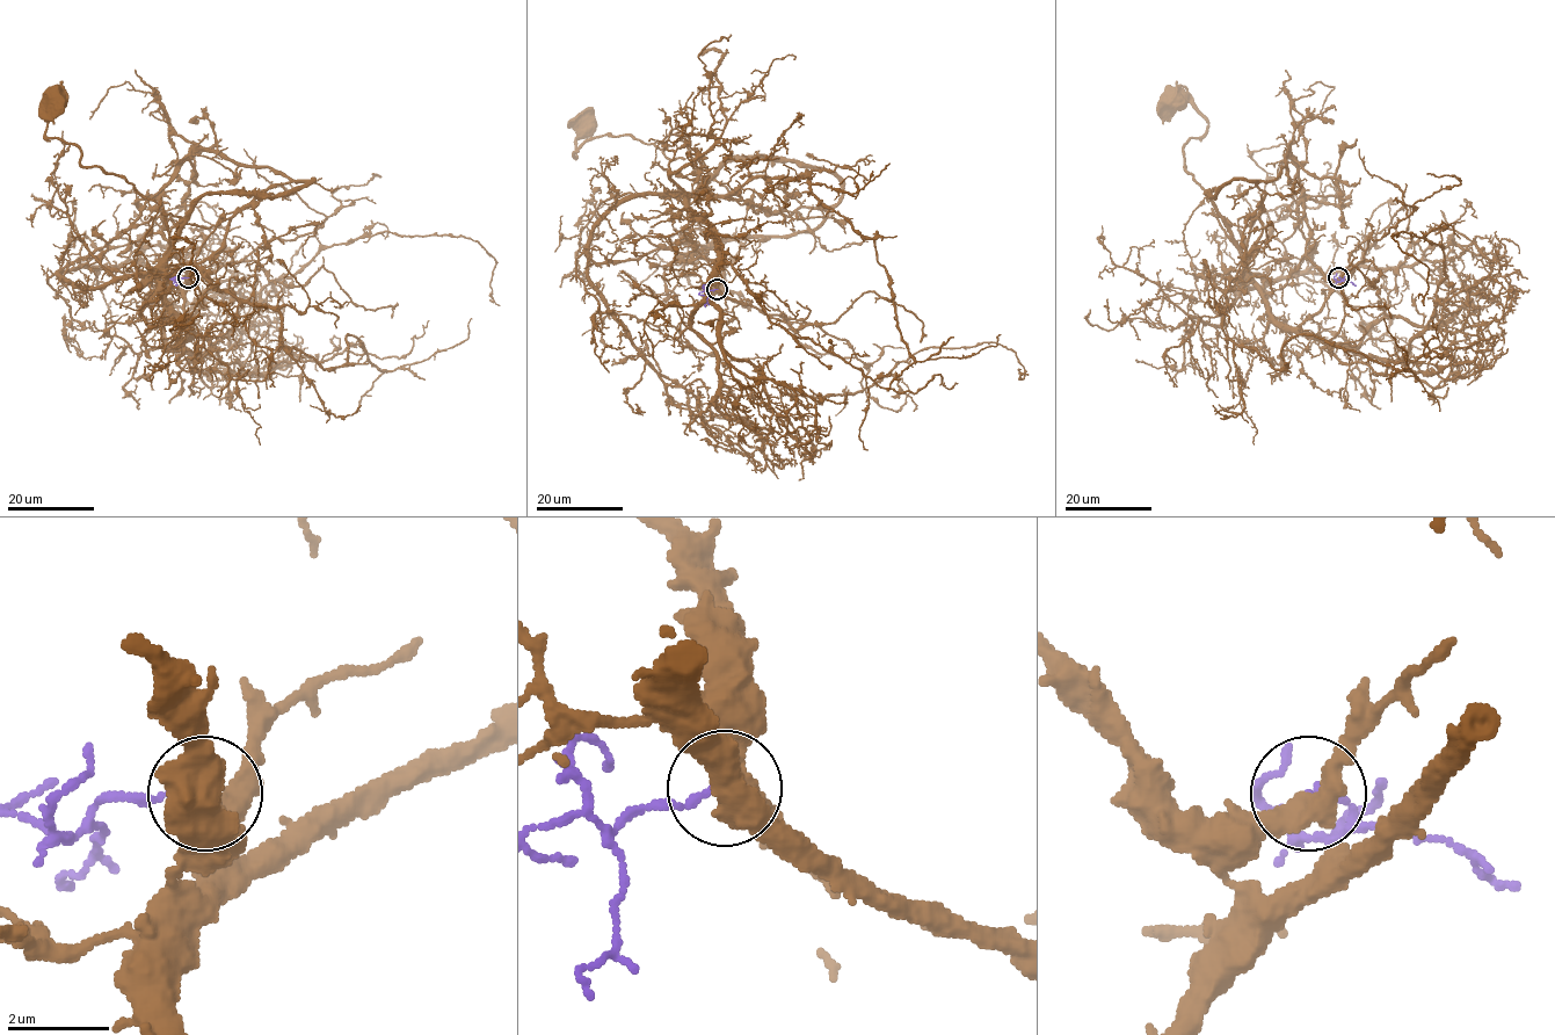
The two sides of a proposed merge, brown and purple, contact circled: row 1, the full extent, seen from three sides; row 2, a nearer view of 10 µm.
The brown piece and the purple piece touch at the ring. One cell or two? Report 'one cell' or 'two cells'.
two cells

